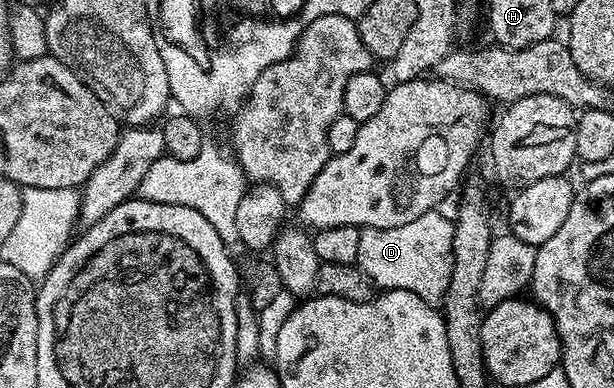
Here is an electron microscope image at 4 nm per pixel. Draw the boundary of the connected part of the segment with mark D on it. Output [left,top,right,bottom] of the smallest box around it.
[357,209,454,302]

